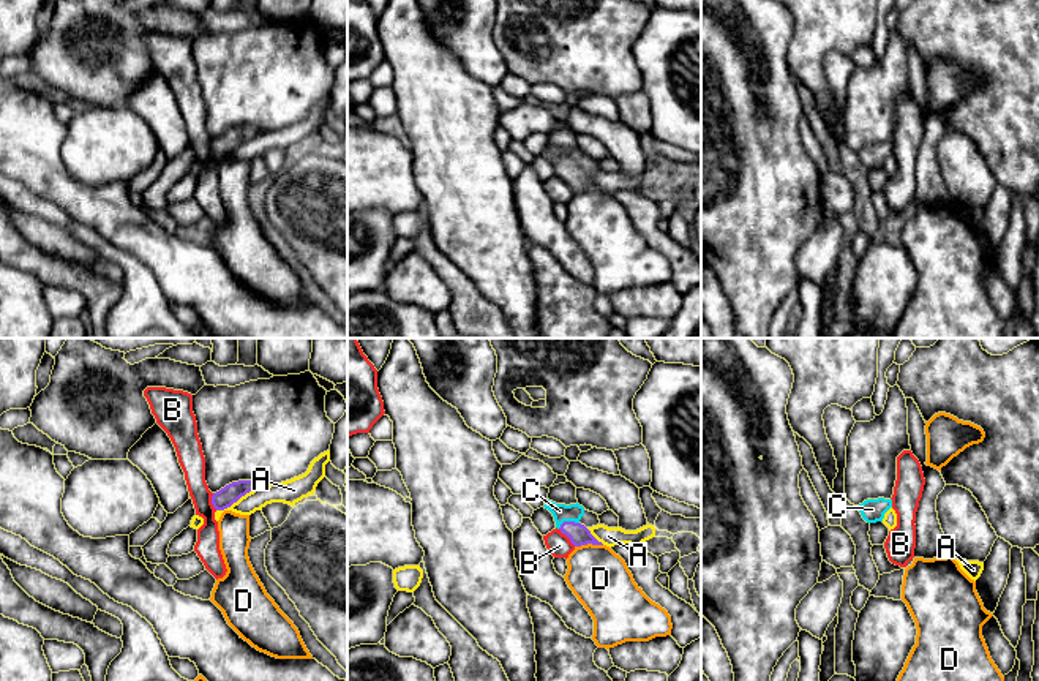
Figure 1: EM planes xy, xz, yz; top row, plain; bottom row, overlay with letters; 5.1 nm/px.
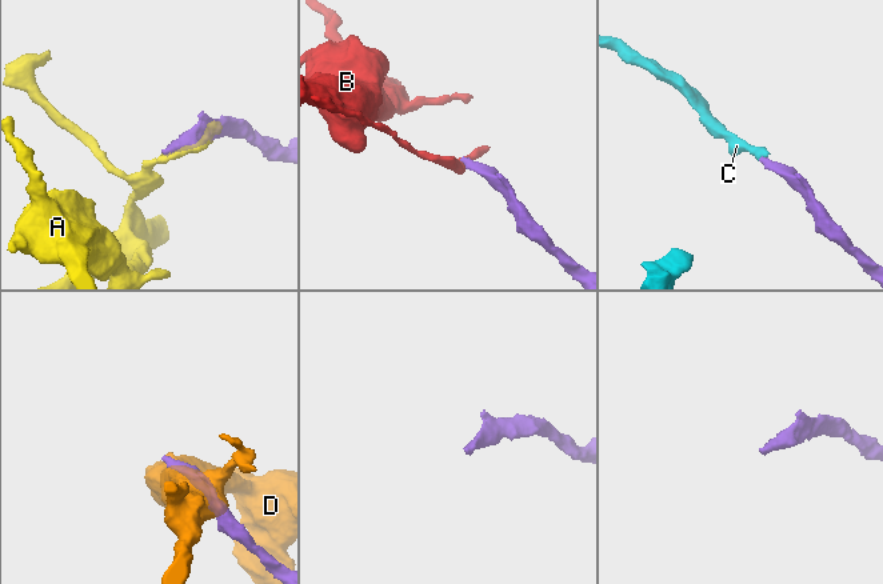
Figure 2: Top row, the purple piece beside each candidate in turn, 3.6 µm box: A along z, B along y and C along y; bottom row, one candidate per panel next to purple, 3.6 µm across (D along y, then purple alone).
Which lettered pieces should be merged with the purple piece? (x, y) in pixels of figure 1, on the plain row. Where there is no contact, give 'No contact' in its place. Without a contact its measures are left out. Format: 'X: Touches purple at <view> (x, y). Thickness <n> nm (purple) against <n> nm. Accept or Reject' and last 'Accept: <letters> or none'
A: Touches purple at xy (237, 146). Thickness 100 nm (purple) against 110 nm. Reject
B: Touches purple at xz (567, 182). Thickness 110 nm (purple) against 120 nm. Reject
C: Touches purple at xz (567, 168). Thickness 110 nm (purple) against 90 nm. Accept
D: Touches purple at xz (588, 188). Thickness 110 nm (purple) against 300 nm. Reject
Accept: C

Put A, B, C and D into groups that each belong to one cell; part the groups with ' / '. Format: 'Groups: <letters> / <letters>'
Groups: A / B / C / D

